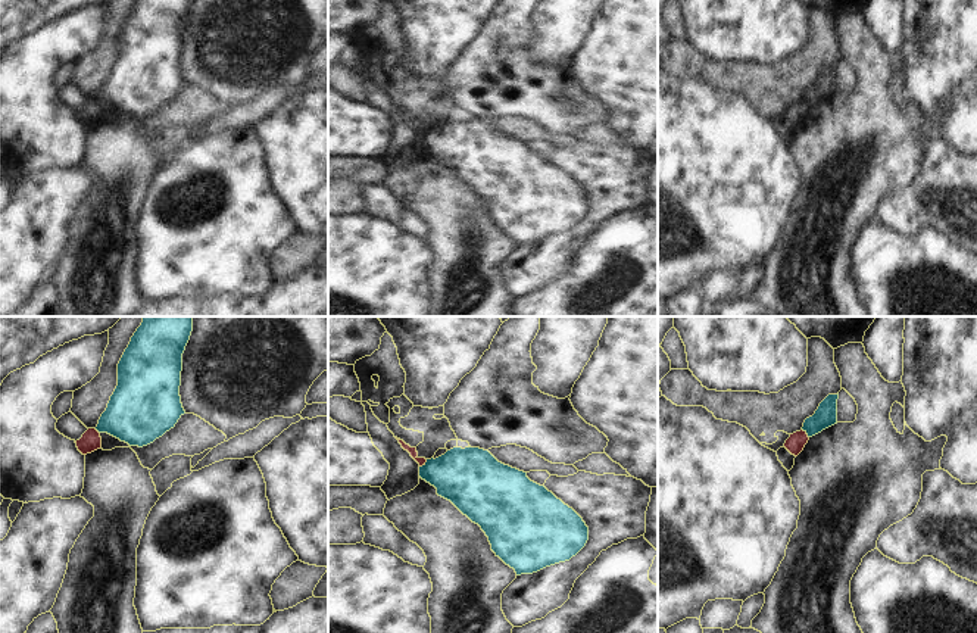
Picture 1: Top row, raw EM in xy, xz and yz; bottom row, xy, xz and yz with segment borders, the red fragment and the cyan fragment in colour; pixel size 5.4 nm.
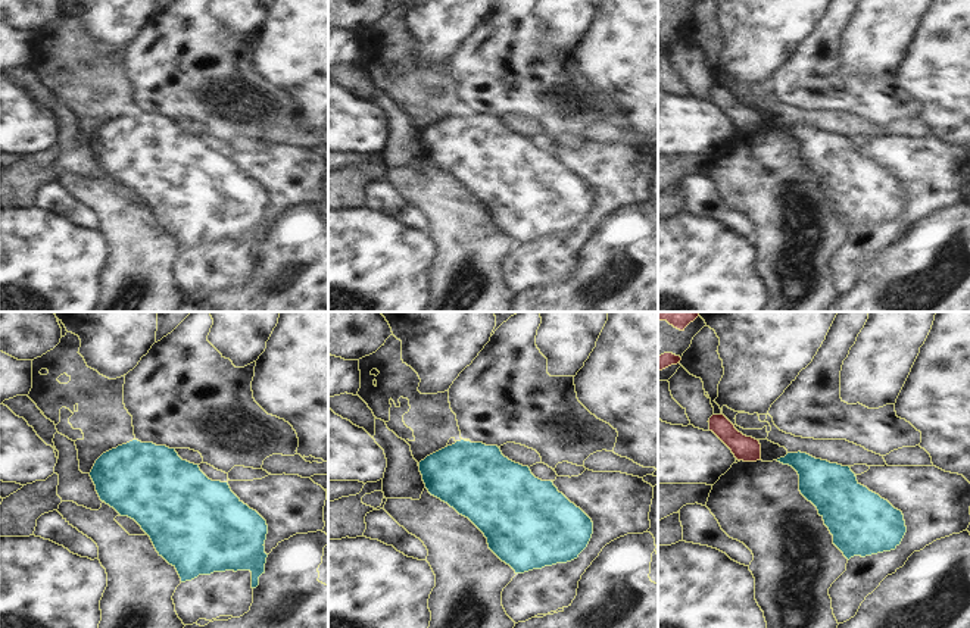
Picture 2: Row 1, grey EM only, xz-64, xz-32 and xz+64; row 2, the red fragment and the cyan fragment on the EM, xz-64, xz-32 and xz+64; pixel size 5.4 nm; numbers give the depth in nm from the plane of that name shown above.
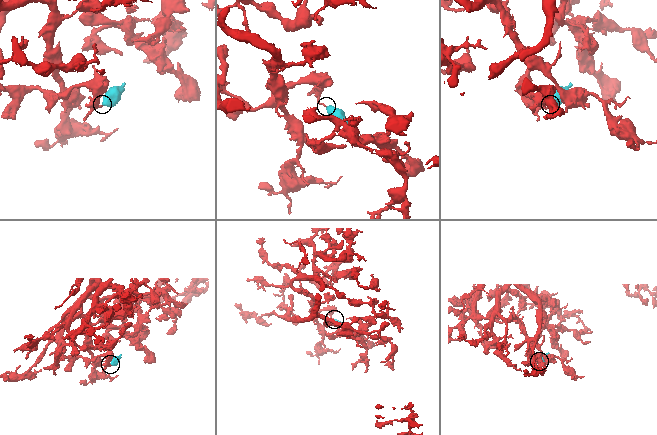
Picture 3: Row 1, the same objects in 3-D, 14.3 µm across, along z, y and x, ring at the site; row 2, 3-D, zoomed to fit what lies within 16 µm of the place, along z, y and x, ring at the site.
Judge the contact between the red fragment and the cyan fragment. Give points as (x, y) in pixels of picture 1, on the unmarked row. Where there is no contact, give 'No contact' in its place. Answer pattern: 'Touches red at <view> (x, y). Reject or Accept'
Touches red at xz (423, 134). Reject

